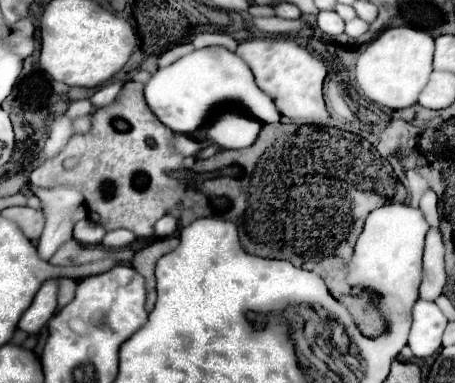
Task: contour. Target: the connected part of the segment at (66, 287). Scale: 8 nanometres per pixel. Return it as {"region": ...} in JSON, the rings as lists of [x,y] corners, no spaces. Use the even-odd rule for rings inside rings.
{"region":[[[56,279],[56,283],[58,283],[58,307],[56,307],[56,311],[58,311],[58,309],[62,309],[66,303],[72,301],[72,295],[74,295],[76,285],[70,283],[68,279]]]}

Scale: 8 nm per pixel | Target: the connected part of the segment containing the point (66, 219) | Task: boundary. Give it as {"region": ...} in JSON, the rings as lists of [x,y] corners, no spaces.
{"region":[[[32,187],[34,195],[40,197],[42,205],[44,205],[44,215],[46,215],[46,227],[44,233],[38,241],[38,255],[48,261],[56,249],[66,243],[68,239],[72,239],[72,211],[82,205],[84,197],[80,191],[72,189],[72,187],[54,187],[54,189],[38,189]]]}

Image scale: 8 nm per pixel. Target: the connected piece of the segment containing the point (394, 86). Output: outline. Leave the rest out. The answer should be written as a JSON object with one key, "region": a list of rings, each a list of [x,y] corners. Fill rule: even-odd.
{"region":[[[388,27],[374,41],[370,41],[356,61],[356,87],[368,101],[390,107],[404,109],[416,105],[424,83],[432,73],[434,39],[430,33],[412,27]]]}

